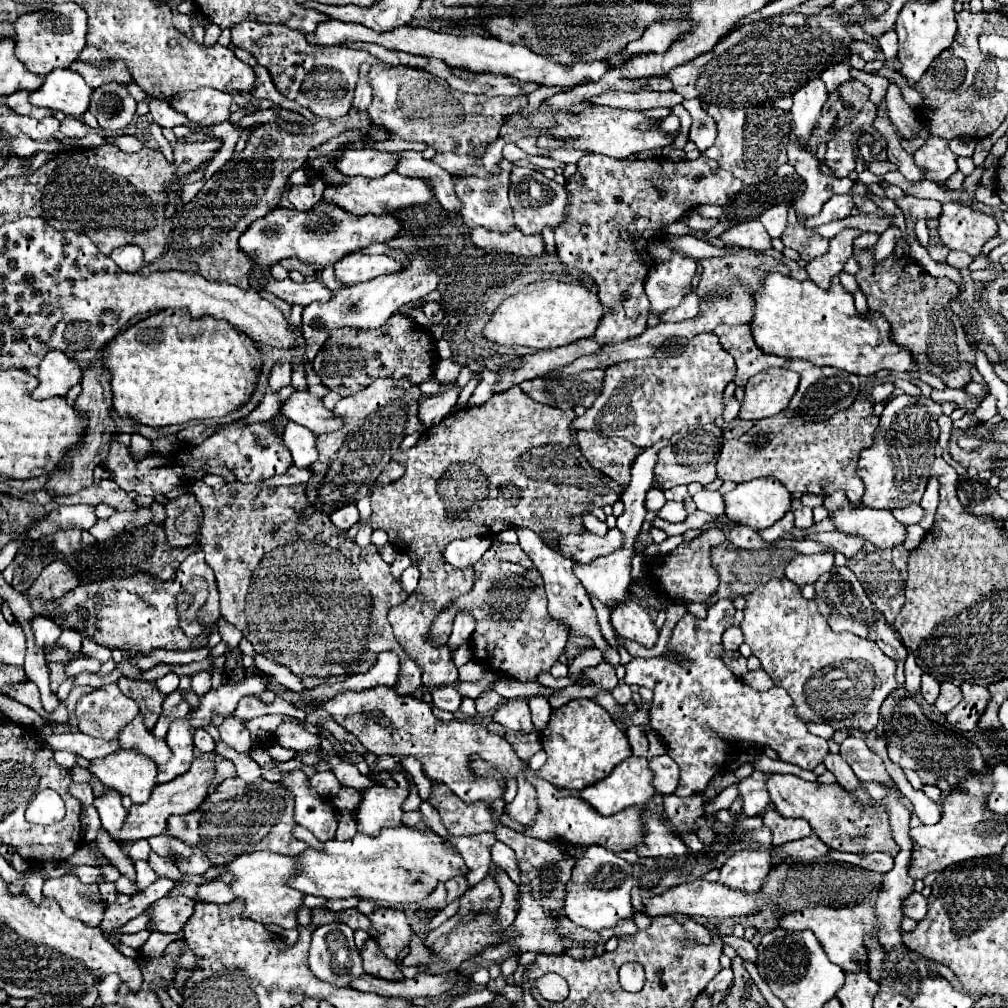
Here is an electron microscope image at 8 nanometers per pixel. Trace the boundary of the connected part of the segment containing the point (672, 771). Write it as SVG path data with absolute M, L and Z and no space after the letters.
M668 754L648 760L648 768L654 772L652 786L656 786L658 794L666 796L676 790L678 780L680 780L680 768L676 766L676 762Z

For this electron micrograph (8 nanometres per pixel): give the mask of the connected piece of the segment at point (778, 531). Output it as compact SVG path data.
M788 512L780 522L776 522L774 526L770 526L768 530L762 530L758 532L758 536L764 540L764 542L776 542L776 540L782 540L790 534L790 530L794 528L794 522L792 522L792 512Z

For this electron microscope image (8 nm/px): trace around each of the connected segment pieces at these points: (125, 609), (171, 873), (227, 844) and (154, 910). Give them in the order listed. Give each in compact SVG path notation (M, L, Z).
M198 550L184 560L178 568L174 582L156 582L150 574L136 574L132 578L110 580L102 584L92 584L84 588L74 588L72 592L60 596L56 606L62 606L66 614L72 610L86 610L90 616L96 618L96 634L92 640L100 646L110 650L126 650L132 654L148 654L156 648L162 650L188 650L190 638L178 628L178 612L176 612L176 596L186 590L193 577L199 577L208 582L208 600L198 612L198 618L204 622L206 630L216 624L220 618L220 604L218 604L218 590L214 572L208 571L204 552Z
M150 852L148 864L152 866L152 870L154 870L158 876L166 876L166 878L170 878L172 882L178 882L178 880L190 882L190 874L182 874L170 858L164 858L164 856L158 856L156 852Z
M230 778L230 780L222 782L216 788L216 792L202 802L200 810L184 814L184 816L170 816L166 834L180 838L188 846L200 844L202 850L206 852L206 856L210 858L210 862L218 864L218 866L224 866L224 862L232 862L232 858L238 858L240 854L254 854L260 850L296 856L296 854L300 854L300 850L306 850L308 844L304 844L302 840L296 840L292 836L292 830L296 826L292 814L294 814L292 794L288 794L288 790L284 790L284 786L280 786L278 782L268 782L264 778L258 778L256 782L244 782L242 778Z
M176 894L176 896L164 896L152 906L146 908L146 914L150 918L152 930L162 934L176 934L182 930L184 922L192 916L196 902L192 898Z

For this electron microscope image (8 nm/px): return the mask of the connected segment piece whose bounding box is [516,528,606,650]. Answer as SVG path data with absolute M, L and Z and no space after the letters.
M518 528L518 544L520 548L532 558L532 562L536 564L536 568L540 570L544 584L546 584L546 598L548 598L548 614L552 620L564 624L568 628L568 632L576 634L576 636L588 636L594 640L594 644L600 650L606 650L606 640L600 634L600 626L596 622L596 612L590 604L588 592L584 590L584 586L580 586L580 580L572 574L572 564L574 560L564 558L562 554L554 552L550 546L546 546L540 536L528 528Z

